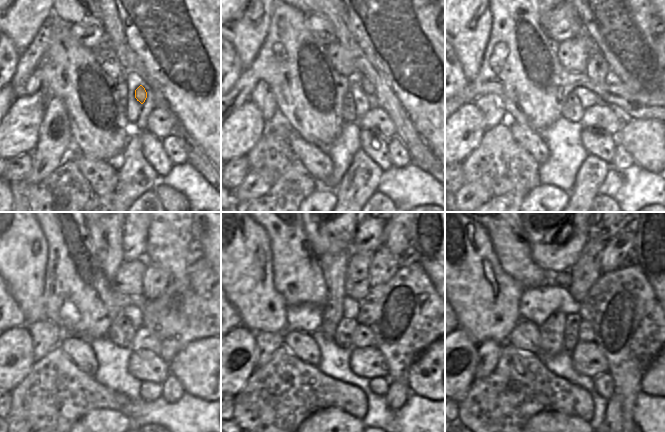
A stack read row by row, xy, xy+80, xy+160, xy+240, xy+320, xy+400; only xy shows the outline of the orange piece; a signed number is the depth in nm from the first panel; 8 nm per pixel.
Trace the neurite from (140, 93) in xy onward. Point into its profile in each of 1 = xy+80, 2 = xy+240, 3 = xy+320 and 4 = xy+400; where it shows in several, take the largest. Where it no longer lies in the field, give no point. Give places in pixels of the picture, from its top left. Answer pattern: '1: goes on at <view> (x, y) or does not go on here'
1: goes on at xy+80 (368, 89)
2: goes on at xy+240 (155, 279)
3: goes on at xy+320 (385, 264)
4: goes on at xy+400 (617, 248)

